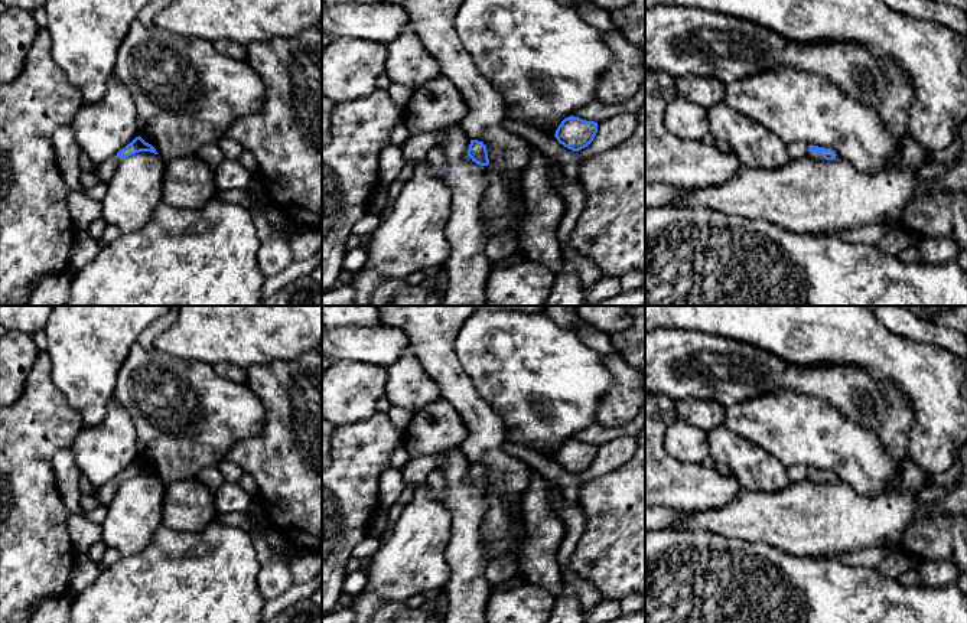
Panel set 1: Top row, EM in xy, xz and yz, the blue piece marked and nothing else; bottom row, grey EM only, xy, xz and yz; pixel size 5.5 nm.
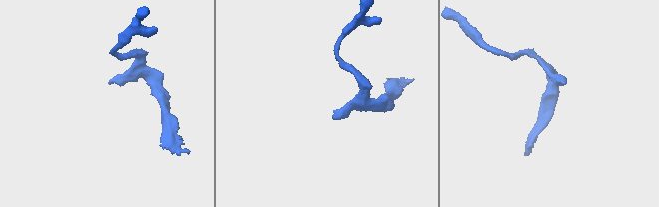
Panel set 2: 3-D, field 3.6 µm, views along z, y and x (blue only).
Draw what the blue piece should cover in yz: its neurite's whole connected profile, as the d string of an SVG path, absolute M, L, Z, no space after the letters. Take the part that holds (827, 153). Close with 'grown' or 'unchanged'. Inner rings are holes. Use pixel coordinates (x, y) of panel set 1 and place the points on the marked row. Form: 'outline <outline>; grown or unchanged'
outline M808 146L808 156L817 160L833 160L839 157L834 150L818 146Z; grown

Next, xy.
outline M140 136L136 137L130 144L127 144L123 150L118 153L110 156L102 163L97 164L94 173L97 174L100 183L105 183L113 177L115 169L118 167L120 162L131 154L140 153L140 151L150 151L157 154L156 149L146 143Z; grown

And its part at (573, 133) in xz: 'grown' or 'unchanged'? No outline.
unchanged

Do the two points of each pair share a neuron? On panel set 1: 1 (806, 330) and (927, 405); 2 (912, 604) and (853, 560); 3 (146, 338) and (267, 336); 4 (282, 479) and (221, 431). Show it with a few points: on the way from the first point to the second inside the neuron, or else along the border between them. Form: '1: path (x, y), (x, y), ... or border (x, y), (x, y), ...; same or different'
1: path (837, 330), (849, 333), (876, 349), (902, 374); same
2: border (829, 557), (837, 557), (846, 564), (873, 568); different
3: border (175, 320), (155, 339), (153, 348); different
4: border (264, 424), (260, 431), (240, 439), (225, 457); different

